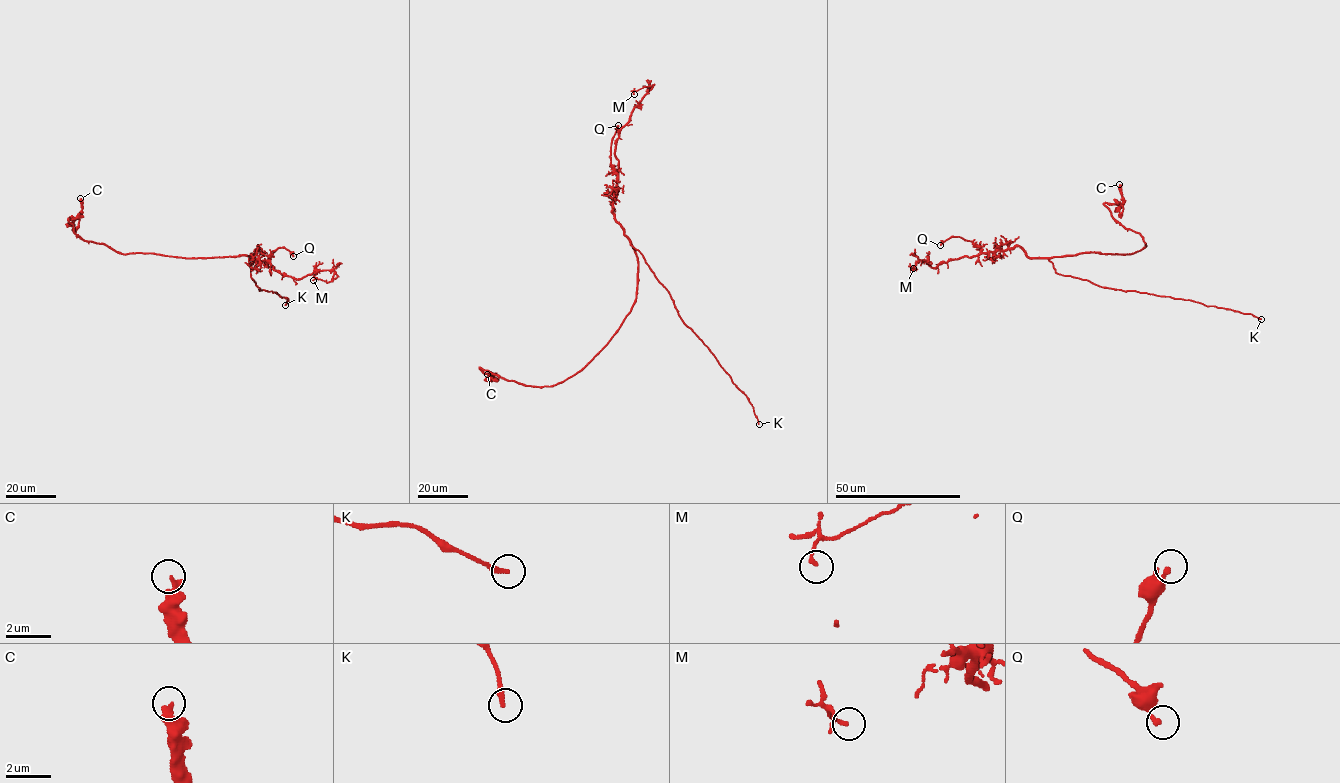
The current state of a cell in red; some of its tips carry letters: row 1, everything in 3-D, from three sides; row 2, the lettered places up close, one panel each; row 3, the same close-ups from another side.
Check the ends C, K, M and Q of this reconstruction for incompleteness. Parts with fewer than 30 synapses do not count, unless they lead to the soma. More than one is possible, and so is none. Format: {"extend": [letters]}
{"extend": ["K"]}

